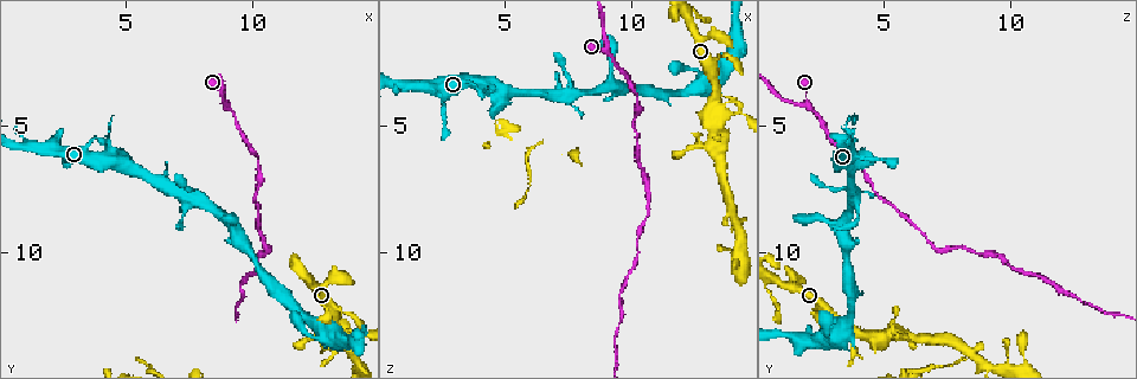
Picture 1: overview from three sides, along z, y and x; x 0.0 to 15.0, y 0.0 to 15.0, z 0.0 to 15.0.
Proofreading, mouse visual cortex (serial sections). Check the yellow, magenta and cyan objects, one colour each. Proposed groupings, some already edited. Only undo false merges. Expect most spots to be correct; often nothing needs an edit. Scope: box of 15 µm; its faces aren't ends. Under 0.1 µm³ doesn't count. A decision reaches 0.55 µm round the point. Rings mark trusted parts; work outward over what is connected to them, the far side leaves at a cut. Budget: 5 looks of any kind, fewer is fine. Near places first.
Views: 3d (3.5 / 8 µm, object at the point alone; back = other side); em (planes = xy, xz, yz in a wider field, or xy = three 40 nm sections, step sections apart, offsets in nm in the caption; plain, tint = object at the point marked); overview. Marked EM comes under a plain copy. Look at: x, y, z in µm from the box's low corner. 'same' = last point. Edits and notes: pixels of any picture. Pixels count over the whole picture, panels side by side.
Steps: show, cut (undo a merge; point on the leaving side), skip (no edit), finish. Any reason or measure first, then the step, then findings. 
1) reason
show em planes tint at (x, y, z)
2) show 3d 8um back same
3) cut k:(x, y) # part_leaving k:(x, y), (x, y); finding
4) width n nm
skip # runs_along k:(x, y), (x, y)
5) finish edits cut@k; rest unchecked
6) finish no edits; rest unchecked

show 3d 8um at (13.2, 13.2, 4.3)

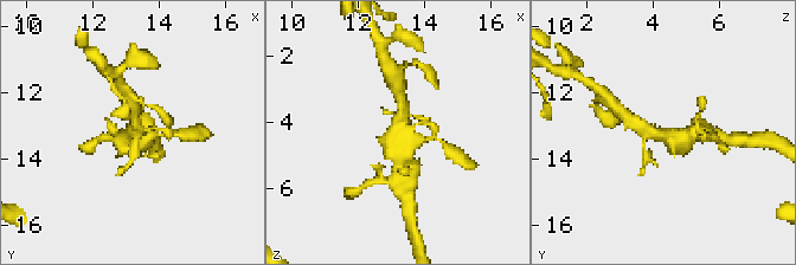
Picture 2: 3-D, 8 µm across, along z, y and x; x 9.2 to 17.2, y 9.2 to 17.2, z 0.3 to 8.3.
zoom in
show 3d 3.5um at (13.2, 13.2, 4.3)

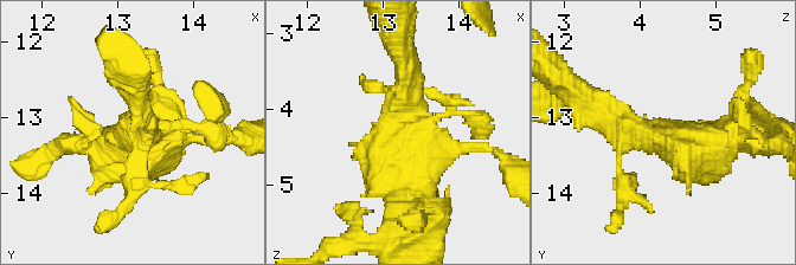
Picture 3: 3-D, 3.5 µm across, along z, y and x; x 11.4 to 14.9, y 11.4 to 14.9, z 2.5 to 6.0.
shape alone is not enough
show em xy step 3 tint at (13.30, 13.30, 4.25)

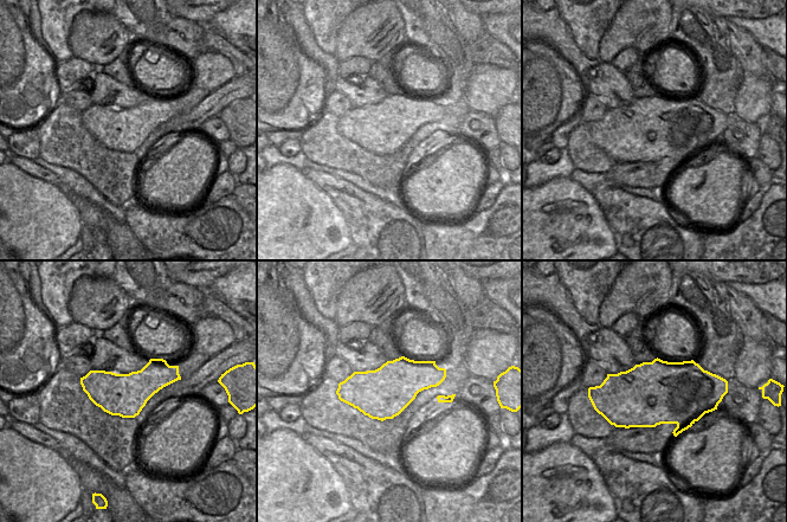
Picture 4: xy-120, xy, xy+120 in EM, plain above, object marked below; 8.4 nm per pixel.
skip # runs_along 3:(605, 116), (693, 152), (748, 134); one cell here

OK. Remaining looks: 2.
thick turns thin
show 3d 3.5um at (9.0, 4.2, 1.9)

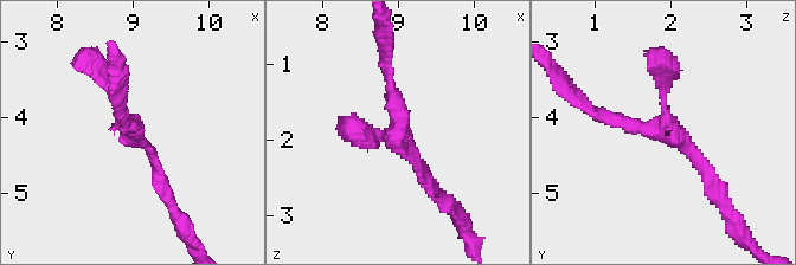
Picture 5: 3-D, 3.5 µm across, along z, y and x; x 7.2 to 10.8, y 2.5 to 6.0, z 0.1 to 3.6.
shape alone is not enough
show em xy step 1 tint at (8.95, 4.10, 1.95)

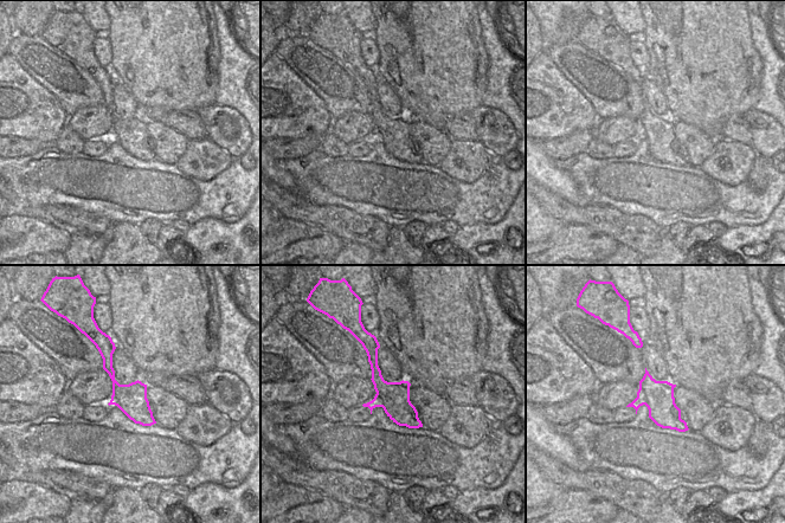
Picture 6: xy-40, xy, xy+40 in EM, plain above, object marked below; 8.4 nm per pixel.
skip # continuous, no second cell

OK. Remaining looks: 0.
finish no edits; rest unchecked

